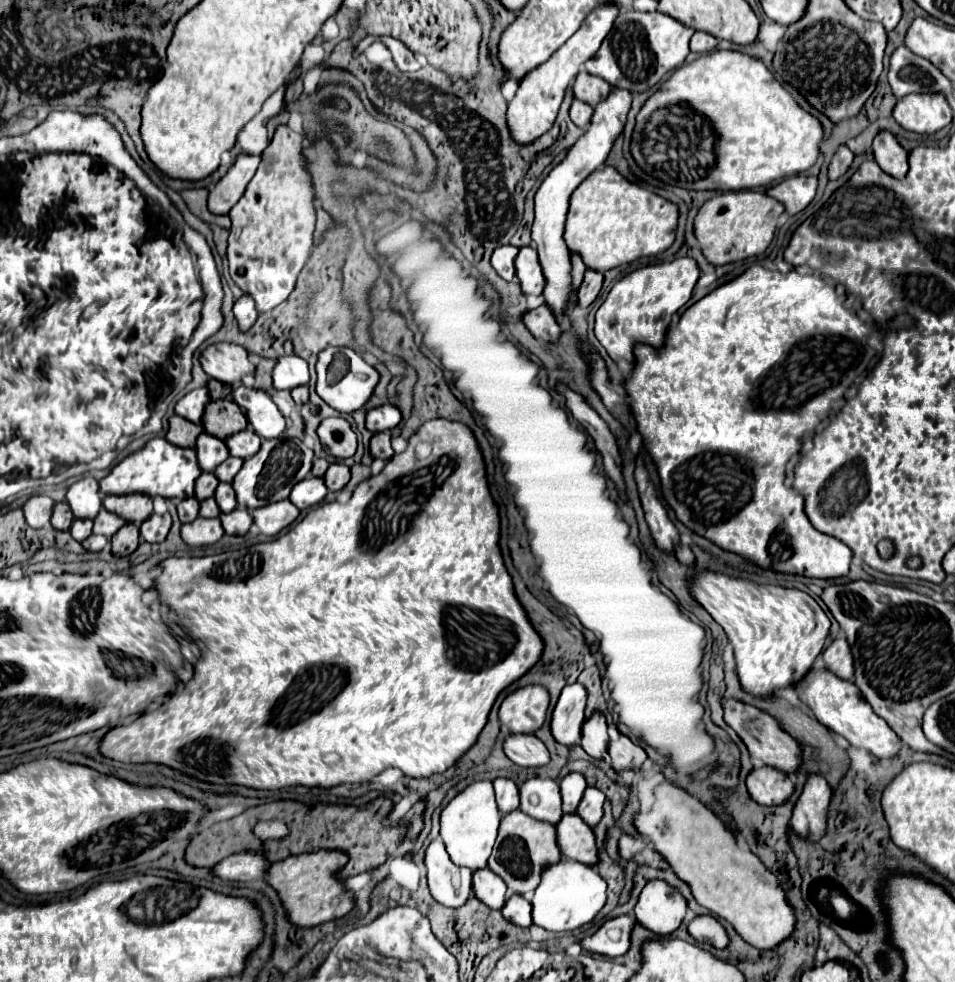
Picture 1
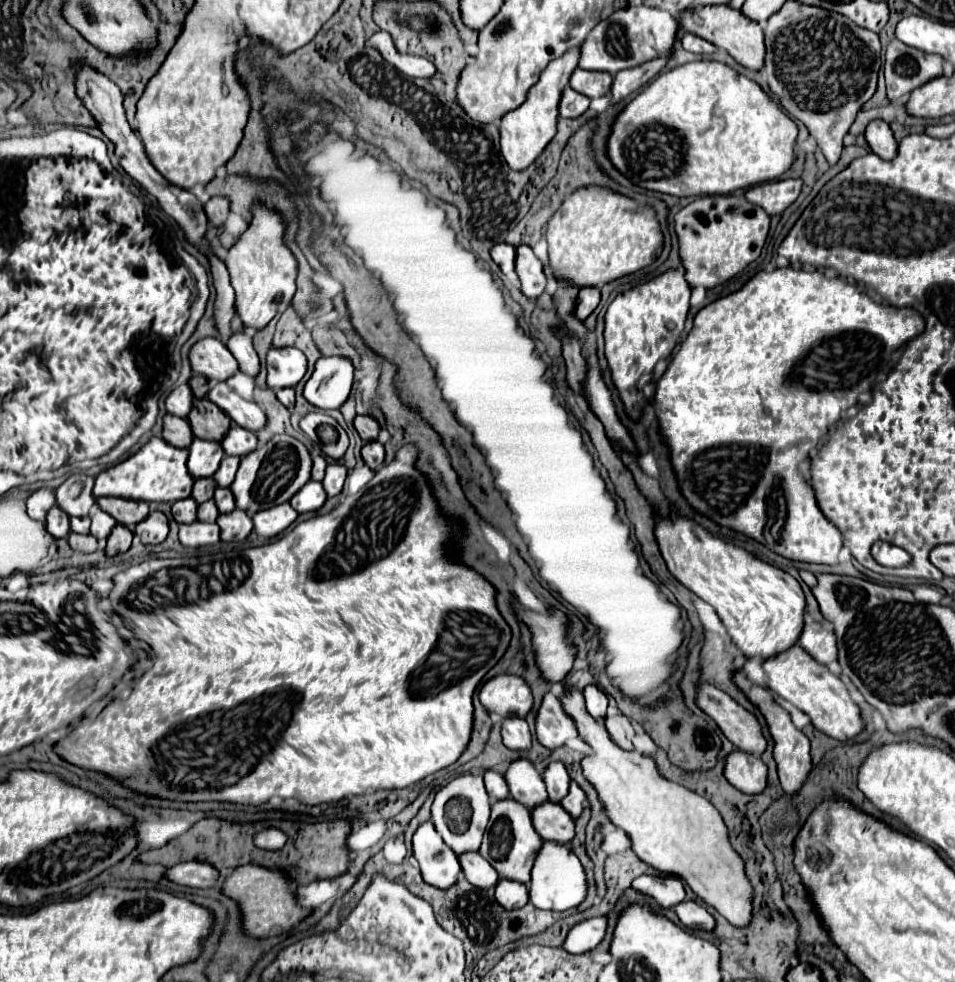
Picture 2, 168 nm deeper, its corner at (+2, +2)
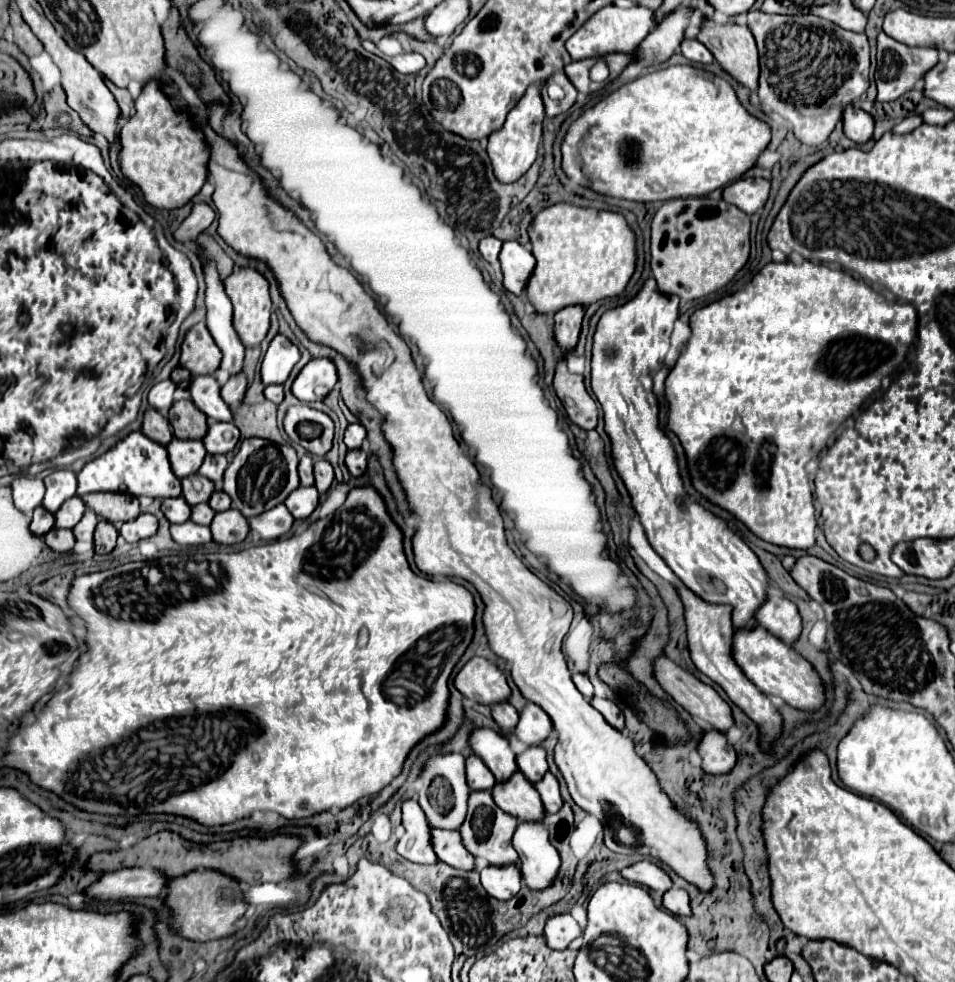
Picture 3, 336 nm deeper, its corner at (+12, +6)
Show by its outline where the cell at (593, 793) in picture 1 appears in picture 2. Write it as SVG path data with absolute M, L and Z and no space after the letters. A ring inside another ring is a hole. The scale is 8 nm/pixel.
M570 782L570 792L568 792L568 796L560 802L562 808L564 808L572 818L578 818L578 814L582 814L582 810L584 810L584 802L586 802L586 792L584 792L576 782Z

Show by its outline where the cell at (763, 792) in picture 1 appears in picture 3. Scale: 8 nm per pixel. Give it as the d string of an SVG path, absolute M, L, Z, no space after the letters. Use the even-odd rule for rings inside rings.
M706 730L698 742L698 754L702 758L702 770L708 774L726 774L736 764L736 752L728 744L726 734L718 730Z

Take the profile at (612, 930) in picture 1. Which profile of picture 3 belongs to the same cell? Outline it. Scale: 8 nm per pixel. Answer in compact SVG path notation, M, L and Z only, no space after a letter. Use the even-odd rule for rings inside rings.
M556 914L548 918L544 926L544 938L552 950L564 950L570 940L578 938L582 934L582 928L570 914Z

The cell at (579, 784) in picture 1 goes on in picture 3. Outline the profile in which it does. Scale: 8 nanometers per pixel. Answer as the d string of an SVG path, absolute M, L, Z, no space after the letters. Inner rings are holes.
M540 744L526 748L522 754L518 754L516 758L518 770L524 772L524 776L530 782L538 782L546 772L548 772L548 764L546 764L546 752Z

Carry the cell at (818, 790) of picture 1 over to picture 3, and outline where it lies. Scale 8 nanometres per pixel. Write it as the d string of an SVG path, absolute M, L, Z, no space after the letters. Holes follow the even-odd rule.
M674 582L674 588L682 600L684 606L684 620L686 620L686 632L688 632L688 650L690 650L690 658L694 662L694 666L706 674L708 678L712 678L716 684L720 684L724 688L724 692L728 694L728 698L740 706L758 726L762 732L762 746L768 748L772 744L772 740L778 738L780 734L780 724L782 724L782 716L778 712L778 708L770 702L770 698L756 690L756 686L752 686L752 682L740 674L740 668L736 666L736 662L732 660L732 636L734 636L734 626L732 626L732 606L728 604L712 604L702 600L698 594L694 594L690 588L686 588L682 582Z

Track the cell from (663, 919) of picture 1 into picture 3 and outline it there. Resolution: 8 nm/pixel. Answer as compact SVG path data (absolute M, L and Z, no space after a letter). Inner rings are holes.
M642 860L642 862L636 862L628 868L624 868L620 872L628 882L636 882L636 884L642 884L642 886L648 886L650 890L654 892L666 892L672 888L672 880L670 876L654 862L650 860Z

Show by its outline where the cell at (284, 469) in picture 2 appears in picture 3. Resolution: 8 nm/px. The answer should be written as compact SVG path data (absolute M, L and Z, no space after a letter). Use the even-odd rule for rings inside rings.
M248 438L240 444L228 470L224 472L222 488L232 498L232 506L246 518L252 518L282 504L298 486L298 454L292 446L276 444L264 438Z

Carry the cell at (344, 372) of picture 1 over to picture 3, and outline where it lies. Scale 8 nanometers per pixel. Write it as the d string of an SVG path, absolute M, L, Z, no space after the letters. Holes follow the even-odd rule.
M314 358L296 376L292 392L302 402L315 402L323 400L332 391L336 382L338 374L334 362L328 358Z

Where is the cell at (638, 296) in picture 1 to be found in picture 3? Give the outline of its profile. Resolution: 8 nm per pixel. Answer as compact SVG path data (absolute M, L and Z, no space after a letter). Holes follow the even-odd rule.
M648 278L630 302L608 310L594 334L592 392L602 406L604 430L612 442L612 464L624 480L650 546L700 598L734 606L732 622L736 628L744 628L748 622L754 626L754 614L768 592L766 570L758 556L720 516L690 502L682 484L676 450L658 422L652 370L664 364L676 316L678 298L658 292L654 278Z

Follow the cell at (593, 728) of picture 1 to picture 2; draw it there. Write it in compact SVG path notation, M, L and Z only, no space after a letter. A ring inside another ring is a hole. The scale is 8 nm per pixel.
M586 686L584 688L584 700L586 700L586 712L600 720L606 716L606 706L608 706L608 698L604 696L604 692L598 686Z

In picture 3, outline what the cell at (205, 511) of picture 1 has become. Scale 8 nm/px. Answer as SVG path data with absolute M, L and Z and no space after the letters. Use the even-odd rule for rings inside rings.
M198 504L198 506L192 506L192 516L190 516L190 520L196 522L196 524L202 524L202 526L210 526L214 514L216 514L216 512L214 512L208 504Z

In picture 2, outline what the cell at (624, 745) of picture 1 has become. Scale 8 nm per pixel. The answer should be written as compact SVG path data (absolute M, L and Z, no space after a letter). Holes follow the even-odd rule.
M618 714L614 718L606 718L606 730L616 746L622 746L622 750L634 750L634 744L632 744L634 728L626 716Z

